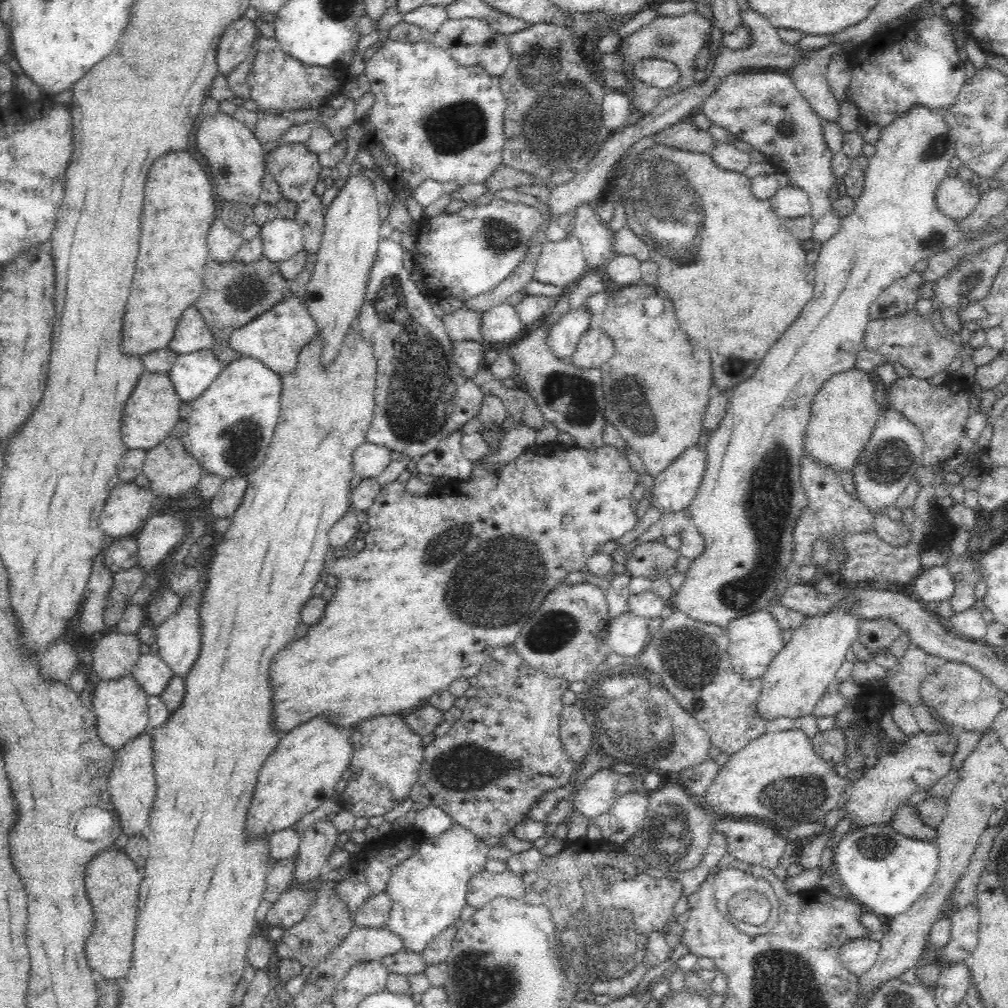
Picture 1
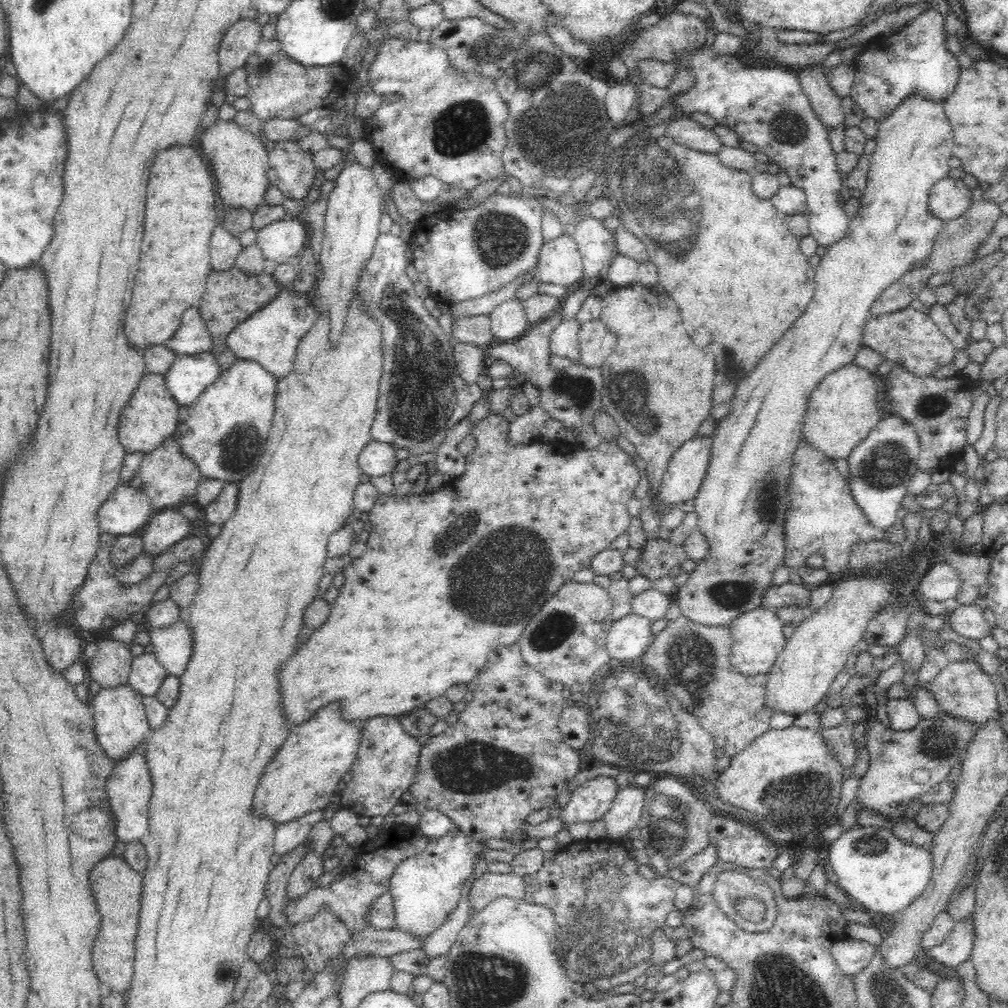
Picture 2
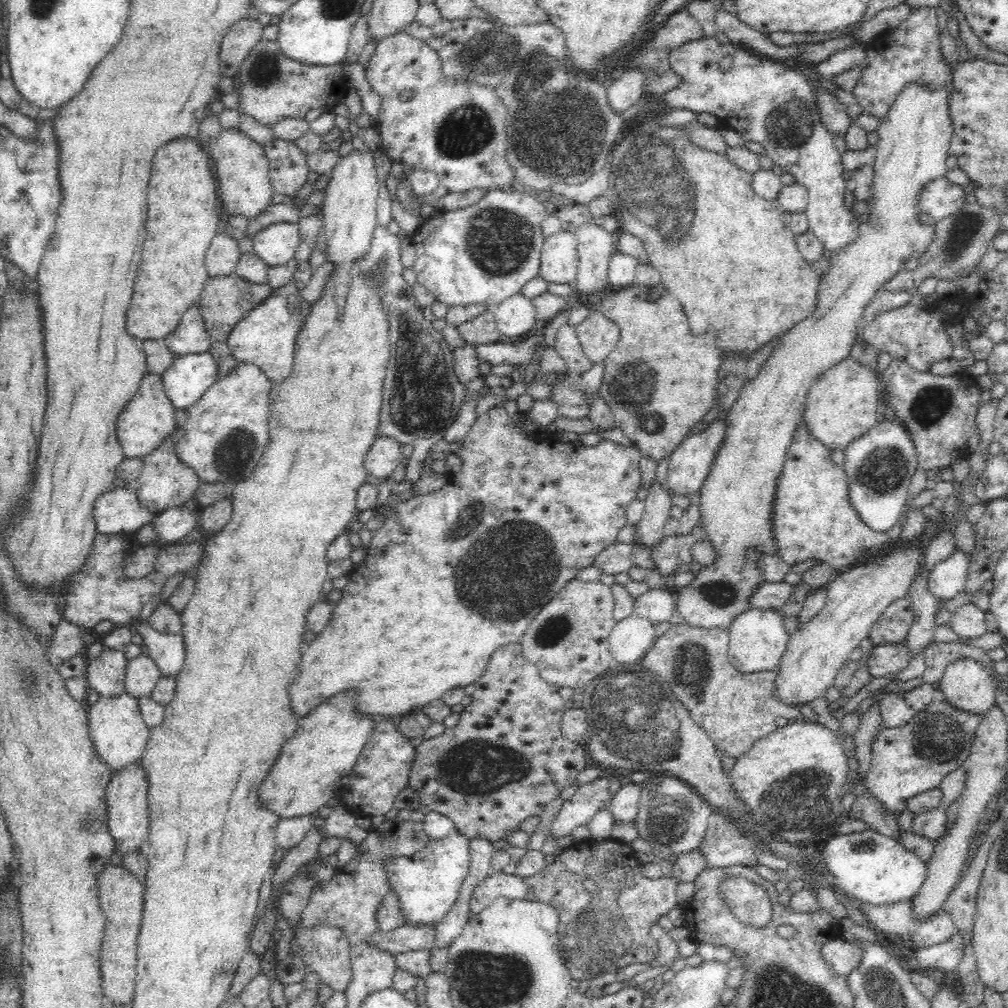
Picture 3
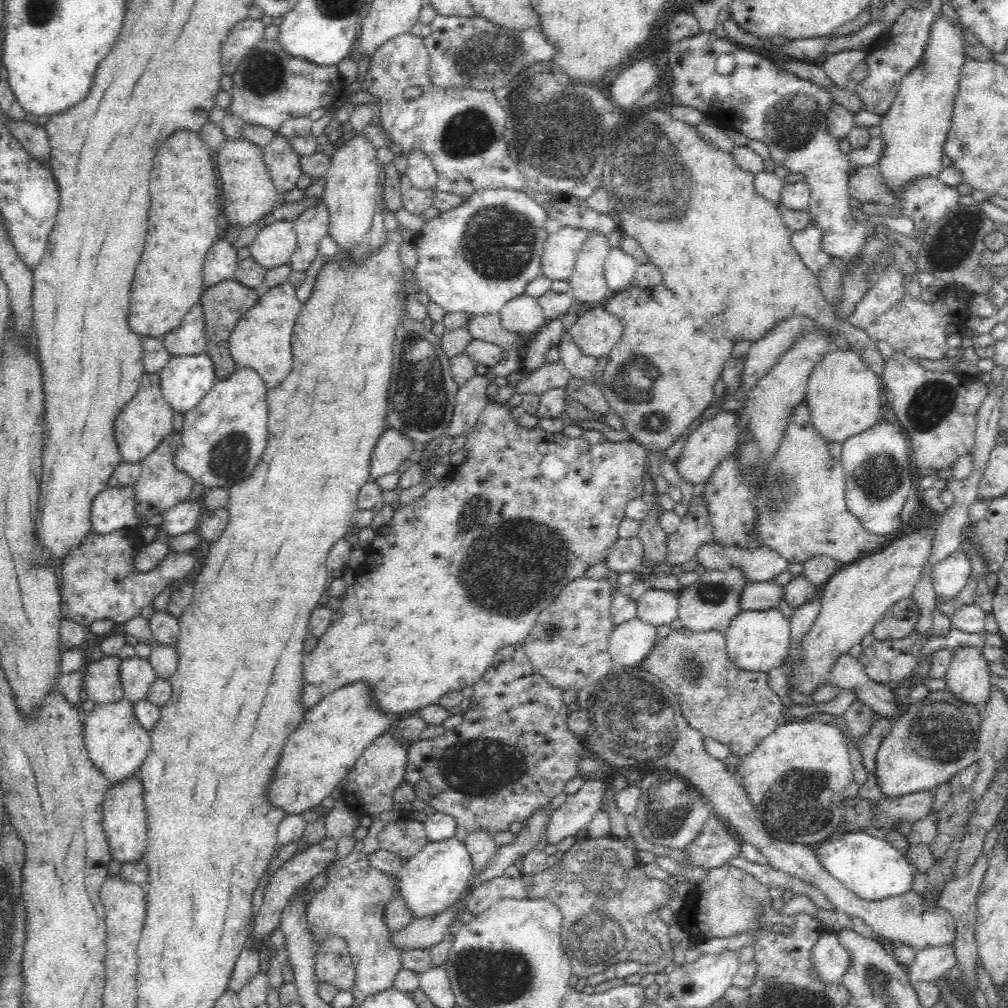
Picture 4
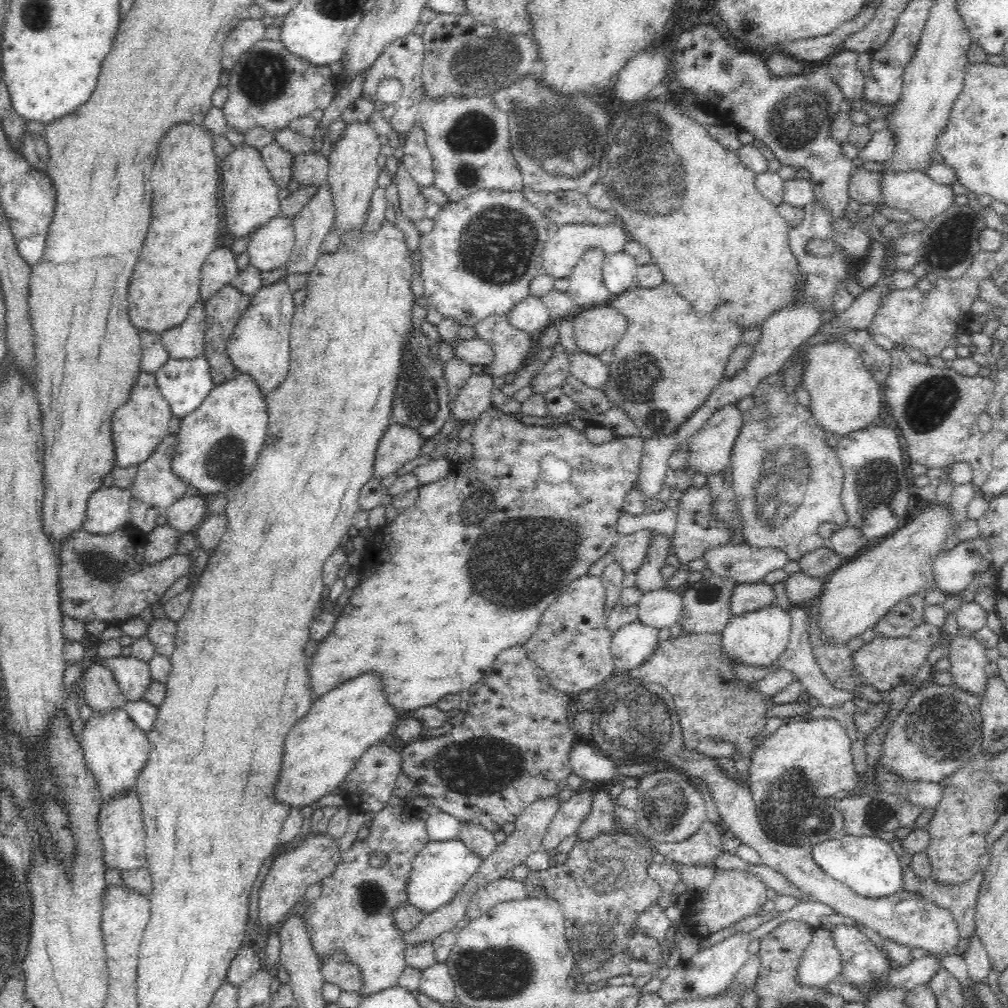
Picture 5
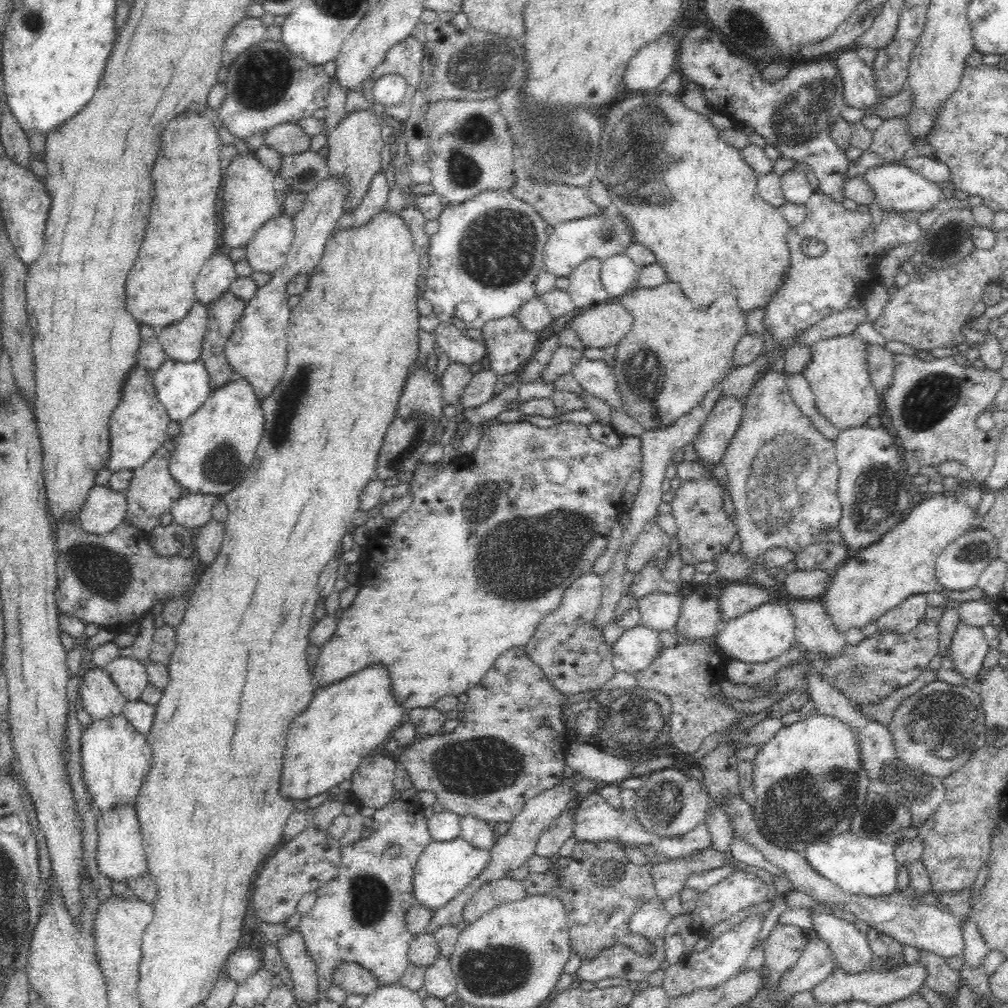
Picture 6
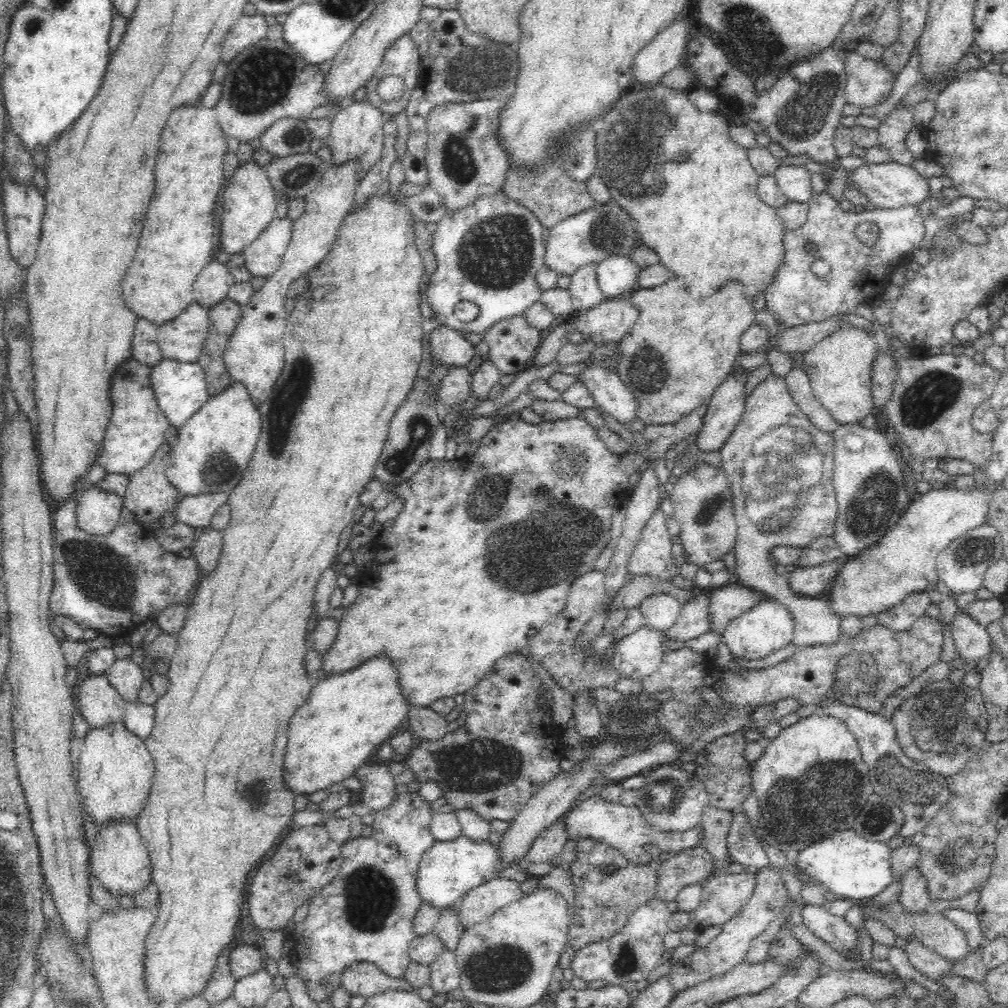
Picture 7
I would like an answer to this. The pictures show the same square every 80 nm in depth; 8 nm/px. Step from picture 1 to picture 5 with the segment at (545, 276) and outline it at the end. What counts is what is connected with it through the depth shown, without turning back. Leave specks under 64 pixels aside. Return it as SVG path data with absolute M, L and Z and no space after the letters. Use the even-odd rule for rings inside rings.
M615 218L611 224L602 226L598 224L564 224L556 232L547 235L543 250L543 272L556 278L567 278L572 272L580 257L590 249L601 248L604 256L616 254L624 250L629 236L624 229L624 224Z

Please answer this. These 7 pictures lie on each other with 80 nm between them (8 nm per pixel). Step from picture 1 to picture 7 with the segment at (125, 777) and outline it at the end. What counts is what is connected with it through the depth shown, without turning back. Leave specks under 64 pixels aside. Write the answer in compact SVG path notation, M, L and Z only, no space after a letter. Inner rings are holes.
M114 821L102 825L92 844L89 869L95 880L117 900L121 895L134 898L140 894L152 880L149 852L143 845L138 827L130 821Z

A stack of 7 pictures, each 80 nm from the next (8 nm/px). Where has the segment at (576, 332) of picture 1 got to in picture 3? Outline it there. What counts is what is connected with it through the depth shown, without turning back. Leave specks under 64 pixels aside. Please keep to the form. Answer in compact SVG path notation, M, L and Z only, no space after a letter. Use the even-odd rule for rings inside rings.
M560 326L553 348L564 360L566 372L580 374L592 368L593 362L585 355L573 326Z

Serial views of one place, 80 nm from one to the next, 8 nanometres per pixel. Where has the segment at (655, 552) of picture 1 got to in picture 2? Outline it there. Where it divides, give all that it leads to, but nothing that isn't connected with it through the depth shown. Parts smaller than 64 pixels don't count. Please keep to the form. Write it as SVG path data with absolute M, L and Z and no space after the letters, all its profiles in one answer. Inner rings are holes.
M648 539L640 549L642 562L638 564L637 570L651 581L668 575L672 568L690 560L683 544L672 543L669 539Z

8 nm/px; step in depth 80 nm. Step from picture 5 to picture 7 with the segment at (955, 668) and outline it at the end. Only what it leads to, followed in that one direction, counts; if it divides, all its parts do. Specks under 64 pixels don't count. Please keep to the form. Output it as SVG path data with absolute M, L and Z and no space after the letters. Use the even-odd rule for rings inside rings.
M958 608L950 623L956 650L960 654L960 658L965 660L964 667L974 666L982 656L986 657L988 655L991 644L991 636L988 634L988 628L974 620L967 613L967 609Z

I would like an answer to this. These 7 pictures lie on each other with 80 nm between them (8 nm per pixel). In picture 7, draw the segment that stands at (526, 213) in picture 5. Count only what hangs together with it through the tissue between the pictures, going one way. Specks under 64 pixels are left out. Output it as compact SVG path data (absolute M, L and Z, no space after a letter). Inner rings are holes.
M498 190L494 194L477 198L471 205L456 212L448 212L438 223L433 234L433 249L437 258L437 269L432 273L427 288L427 302L436 312L436 320L459 332L483 335L499 320L523 315L535 302L541 300L543 291L536 280L537 272L545 265L545 241L542 240L542 225L531 210L512 200ZM458 302L473 302L479 308L477 316L468 322L454 315Z

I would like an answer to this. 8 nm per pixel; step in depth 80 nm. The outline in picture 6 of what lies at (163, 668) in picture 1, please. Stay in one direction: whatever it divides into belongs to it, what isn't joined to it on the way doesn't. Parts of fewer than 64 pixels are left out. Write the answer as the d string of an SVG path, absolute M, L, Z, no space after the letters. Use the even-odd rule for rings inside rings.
M131 656L118 657L105 669L127 702L138 701L149 683L145 665Z

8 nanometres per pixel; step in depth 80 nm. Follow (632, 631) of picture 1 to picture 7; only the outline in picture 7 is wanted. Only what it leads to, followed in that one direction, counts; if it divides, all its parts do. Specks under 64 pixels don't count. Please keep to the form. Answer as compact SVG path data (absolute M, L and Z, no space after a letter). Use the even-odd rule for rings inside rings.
M646 626L622 637L617 644L611 665L621 677L643 681L655 673L667 652L663 634Z

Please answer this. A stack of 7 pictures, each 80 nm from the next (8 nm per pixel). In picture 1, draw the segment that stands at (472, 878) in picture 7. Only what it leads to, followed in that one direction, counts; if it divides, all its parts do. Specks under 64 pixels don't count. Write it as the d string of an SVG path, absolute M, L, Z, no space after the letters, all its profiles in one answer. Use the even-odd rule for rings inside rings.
M453 823L453 825L437 837L425 837L420 842L418 851L405 858L398 866L395 866L389 878L386 893L392 900L388 928L392 933L402 937L404 949L412 952L422 952L438 934L441 934L448 926L453 926L461 921L462 909L467 906L466 894L468 881L478 872L484 870L487 862L488 846L484 840L476 838L476 835L468 829Z

